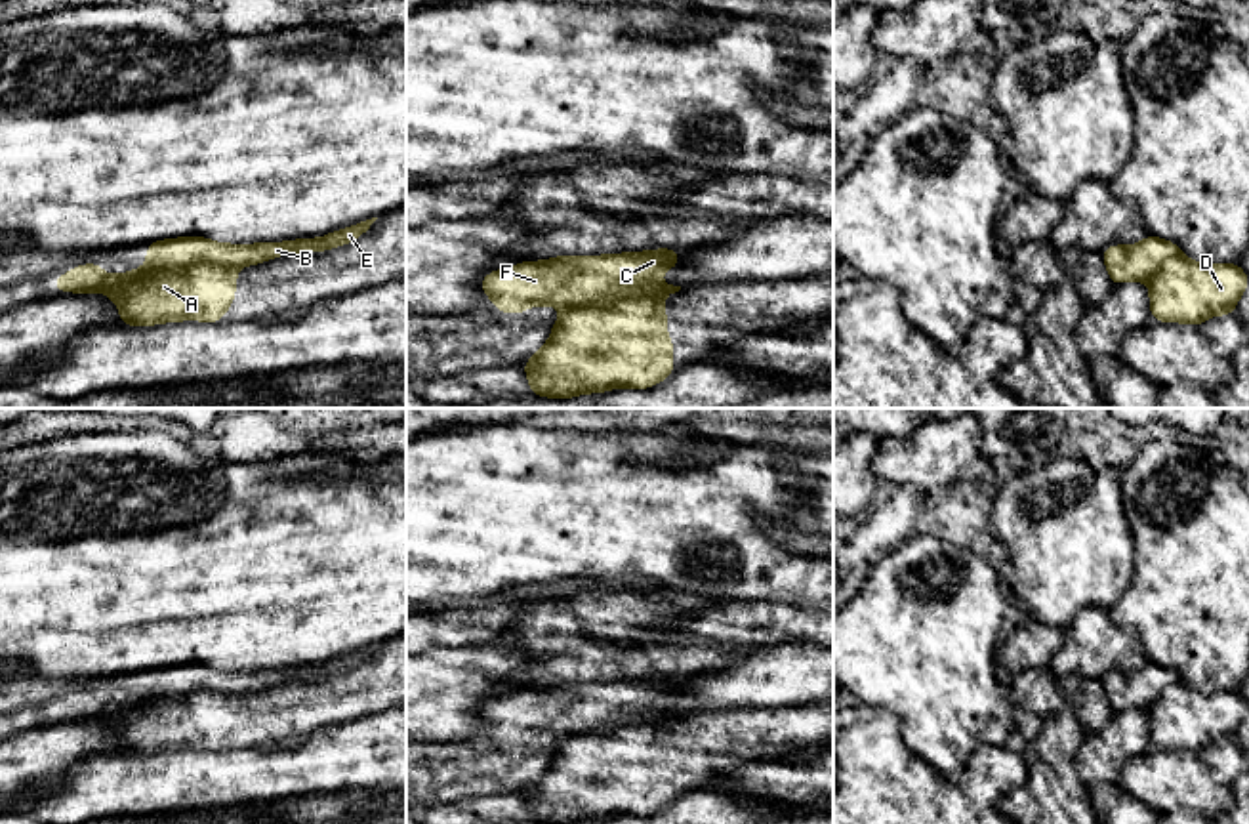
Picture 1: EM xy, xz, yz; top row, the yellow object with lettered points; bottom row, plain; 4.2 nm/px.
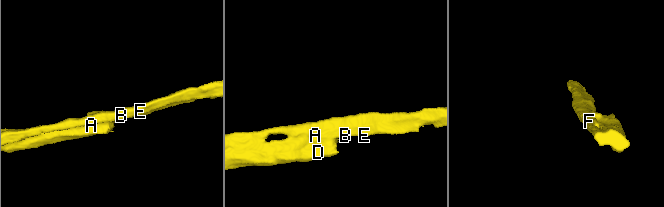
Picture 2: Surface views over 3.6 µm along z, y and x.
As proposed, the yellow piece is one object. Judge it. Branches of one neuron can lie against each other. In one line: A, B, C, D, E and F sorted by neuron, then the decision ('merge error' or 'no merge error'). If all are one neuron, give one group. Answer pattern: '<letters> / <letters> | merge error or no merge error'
A D / B C E F | merge error

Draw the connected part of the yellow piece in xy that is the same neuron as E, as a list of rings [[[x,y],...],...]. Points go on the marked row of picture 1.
[[[378,217],[360,221],[341,231],[334,231],[318,238],[296,238],[284,242],[261,244],[219,244],[200,237],[181,237],[170,240],[156,240],[147,244],[147,267],[132,269],[124,275],[105,275],[99,263],[92,261],[71,269],[67,275],[53,278],[55,292],[101,292],[124,286],[130,278],[151,269],[185,269],[189,265],[212,263],[223,267],[257,265],[261,261],[280,258],[286,254],[324,252],[336,246],[345,246],[362,237]]]

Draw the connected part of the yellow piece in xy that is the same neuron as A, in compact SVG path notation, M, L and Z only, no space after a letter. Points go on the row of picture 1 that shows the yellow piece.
M198 263L185 269L151 269L103 292L118 305L120 324L219 322L235 299L236 282L231 267Z

